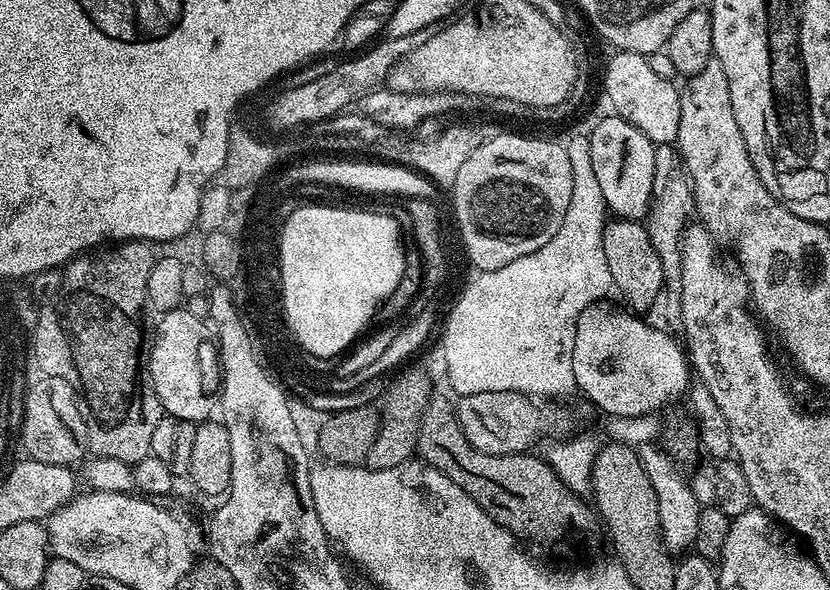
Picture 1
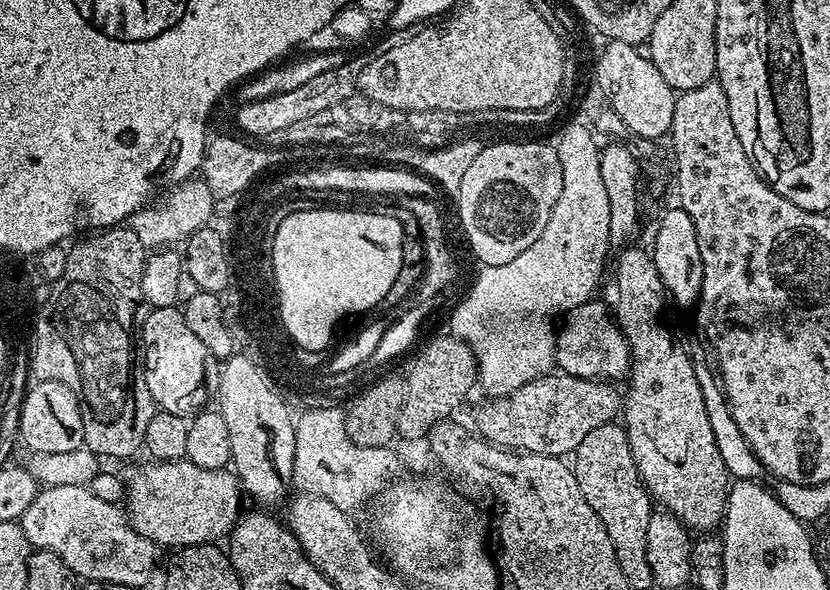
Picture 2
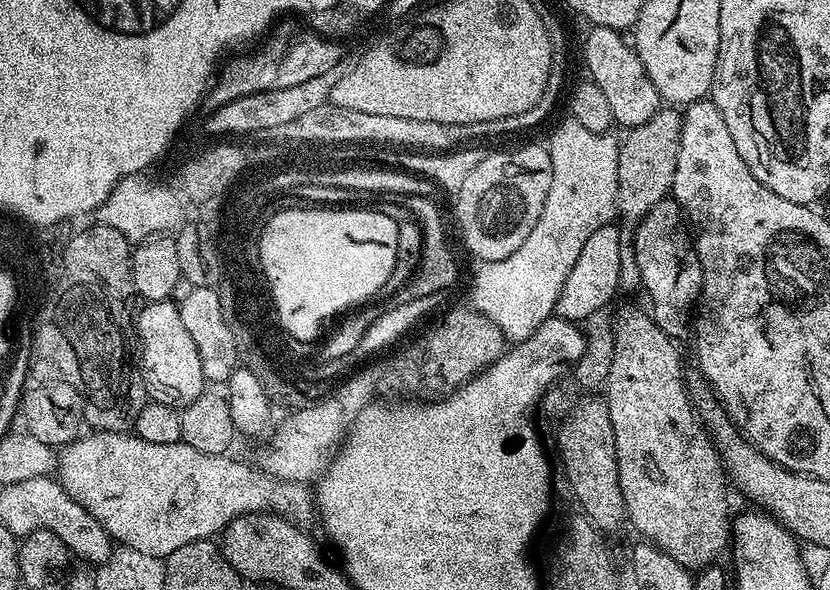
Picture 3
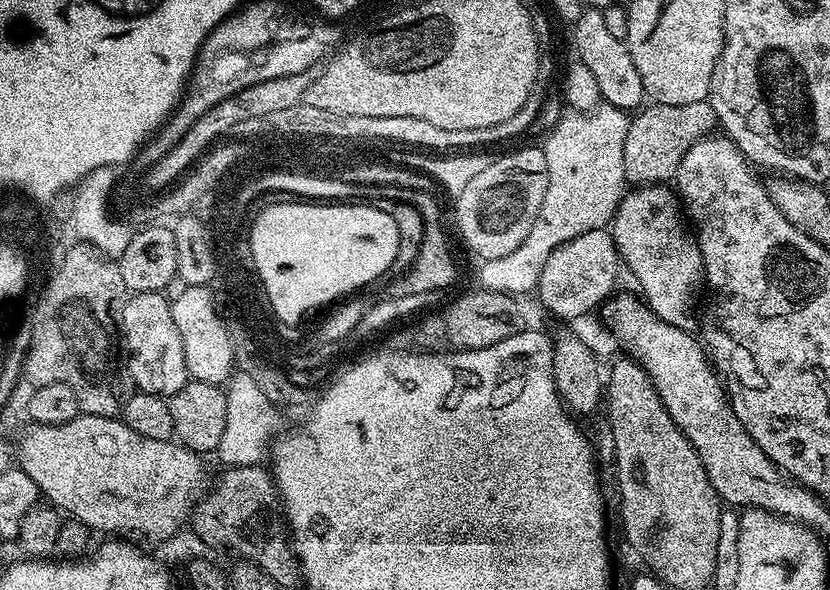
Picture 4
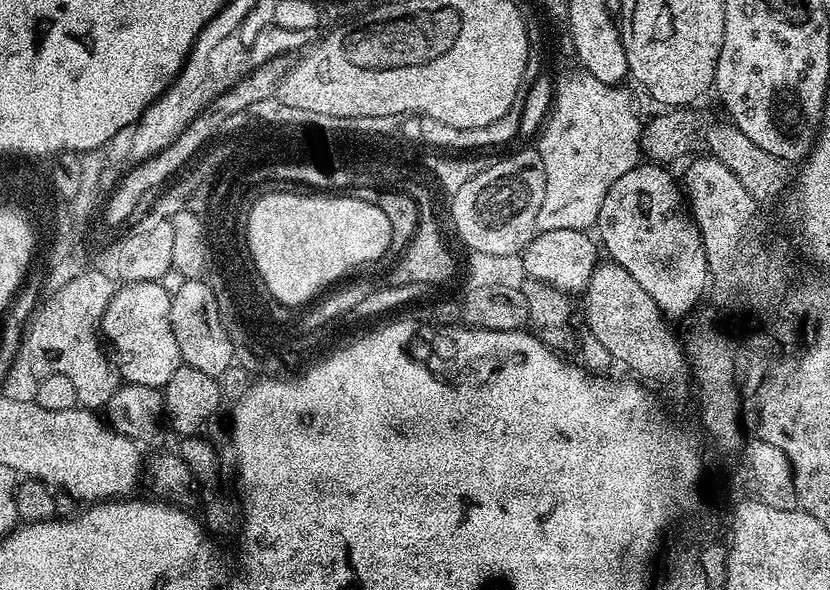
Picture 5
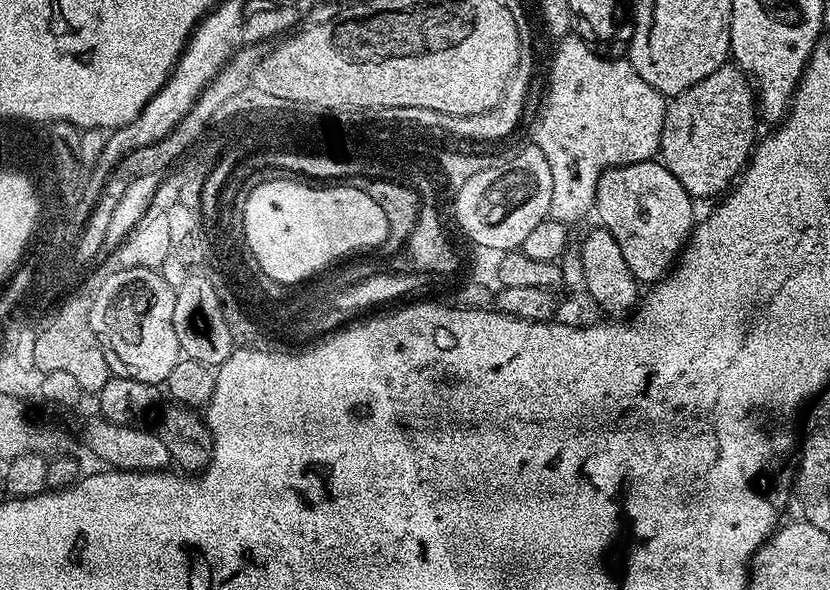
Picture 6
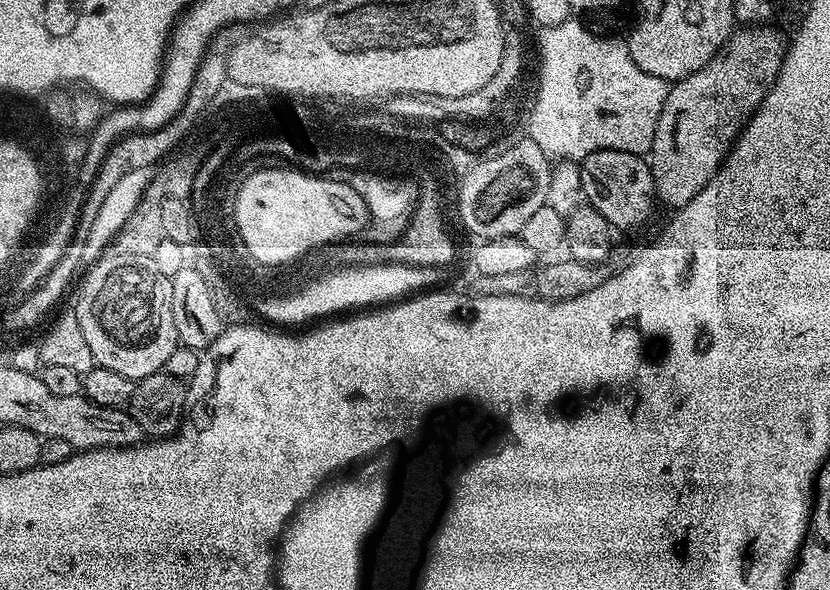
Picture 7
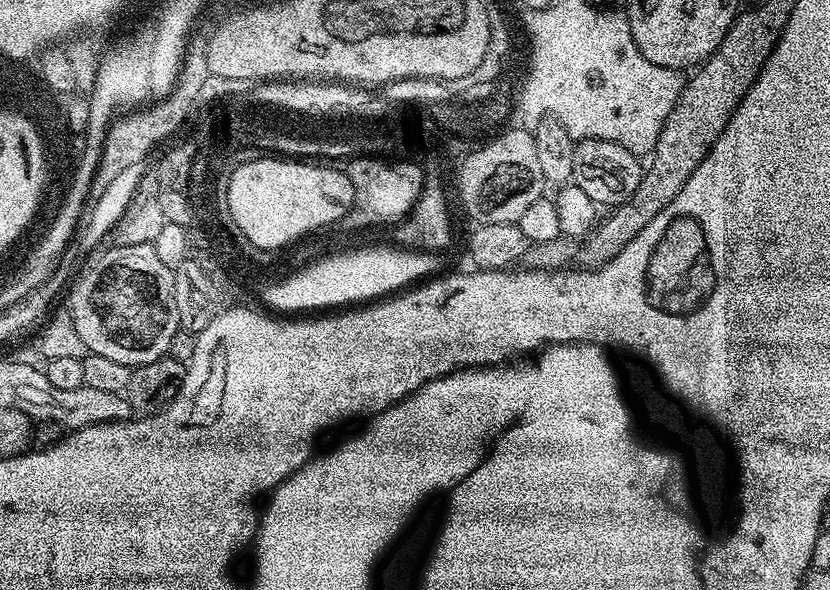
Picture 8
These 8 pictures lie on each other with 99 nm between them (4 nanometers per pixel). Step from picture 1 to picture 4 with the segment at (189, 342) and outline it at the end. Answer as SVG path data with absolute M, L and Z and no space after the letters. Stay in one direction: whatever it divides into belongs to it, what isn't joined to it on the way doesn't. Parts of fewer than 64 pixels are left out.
M138 292L129 295L118 315L118 328L122 333L122 344L128 347L126 371L133 385L141 392L155 396L173 396L190 379L186 355L183 354L182 337L174 324L171 303L163 292Z

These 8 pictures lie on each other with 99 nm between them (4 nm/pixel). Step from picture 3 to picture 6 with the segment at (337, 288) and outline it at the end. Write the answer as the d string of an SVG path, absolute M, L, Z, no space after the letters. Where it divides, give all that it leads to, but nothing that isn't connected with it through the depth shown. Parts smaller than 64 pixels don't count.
M290 179L294 180L264 180L254 185L244 200L245 242L256 266L279 274L280 280L296 280L298 274L312 272L313 266L328 264L331 256L343 261L353 255L351 252L360 252L363 248L379 249L383 245L388 223L385 212L374 198L344 182L337 183L337 188L315 188L315 183L299 184L299 179Z

